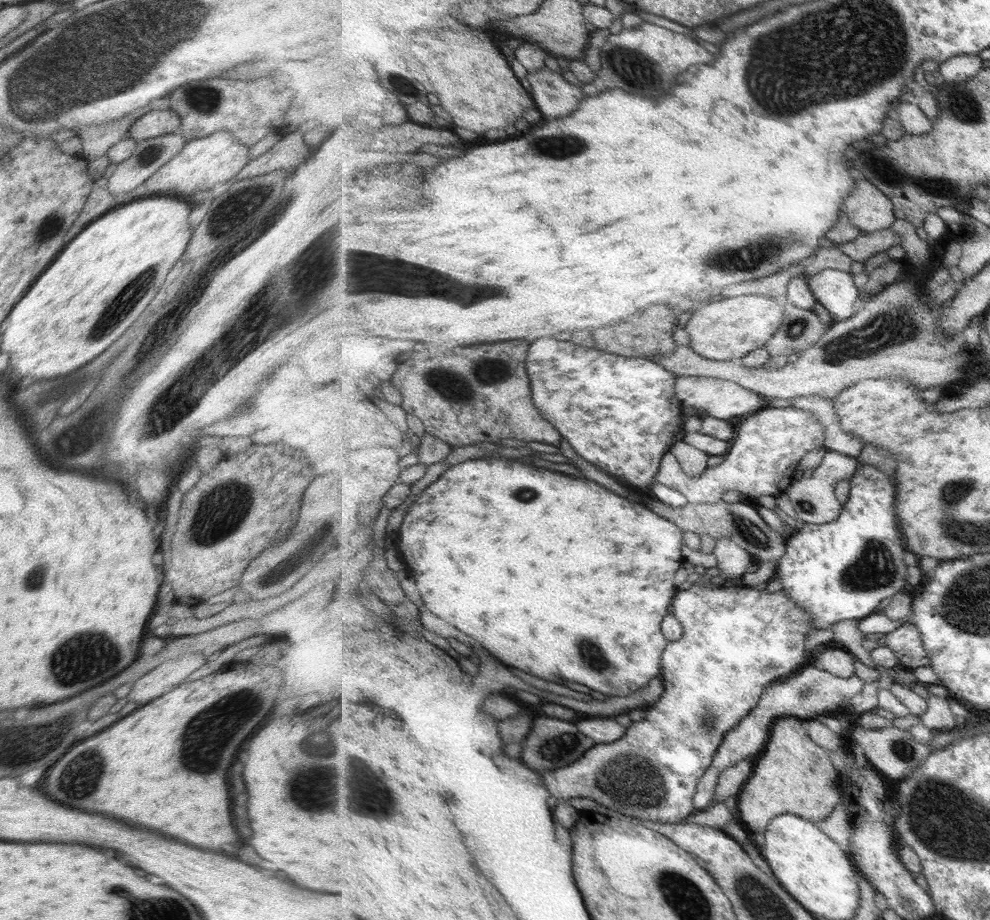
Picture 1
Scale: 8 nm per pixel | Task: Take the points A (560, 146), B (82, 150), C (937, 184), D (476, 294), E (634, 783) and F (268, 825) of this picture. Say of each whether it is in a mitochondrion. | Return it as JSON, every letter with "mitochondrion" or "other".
{"A":"mitochondrion","B":"other","C":"mitochondrion","D":"mitochondrion","E":"mitochondrion","F":"other"}

